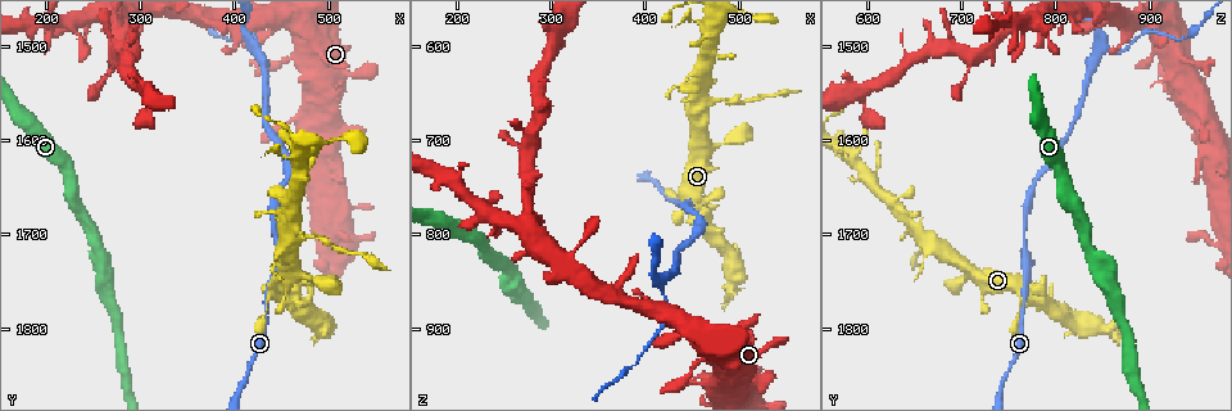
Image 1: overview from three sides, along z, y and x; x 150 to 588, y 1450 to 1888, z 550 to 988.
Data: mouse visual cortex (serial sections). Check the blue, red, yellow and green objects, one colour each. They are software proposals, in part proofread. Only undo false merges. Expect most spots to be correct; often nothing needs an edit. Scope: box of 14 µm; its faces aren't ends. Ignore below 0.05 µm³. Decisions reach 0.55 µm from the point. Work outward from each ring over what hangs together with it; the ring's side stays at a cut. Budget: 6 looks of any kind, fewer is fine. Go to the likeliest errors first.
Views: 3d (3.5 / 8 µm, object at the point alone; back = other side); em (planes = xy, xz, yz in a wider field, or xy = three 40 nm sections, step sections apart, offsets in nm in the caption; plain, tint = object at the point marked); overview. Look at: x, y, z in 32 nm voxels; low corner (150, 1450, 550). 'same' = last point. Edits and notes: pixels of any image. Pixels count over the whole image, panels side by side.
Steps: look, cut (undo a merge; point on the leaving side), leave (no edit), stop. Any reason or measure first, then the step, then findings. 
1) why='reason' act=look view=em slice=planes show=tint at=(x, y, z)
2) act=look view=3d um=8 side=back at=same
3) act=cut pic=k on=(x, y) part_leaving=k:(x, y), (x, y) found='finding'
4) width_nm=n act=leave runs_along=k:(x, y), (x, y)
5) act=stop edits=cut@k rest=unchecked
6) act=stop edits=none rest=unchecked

why='three-way junction' act=look view=3d um=3.5 at=(425, 1500, 850)

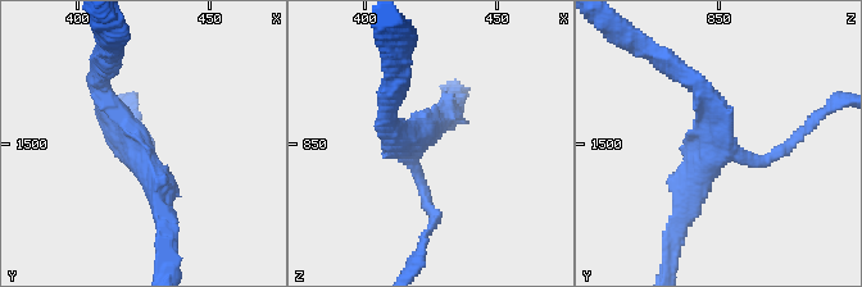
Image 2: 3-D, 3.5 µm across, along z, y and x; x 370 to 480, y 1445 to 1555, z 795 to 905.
act=look view=em slice=xy step=3 show=plain at=(421, 1502, 850)

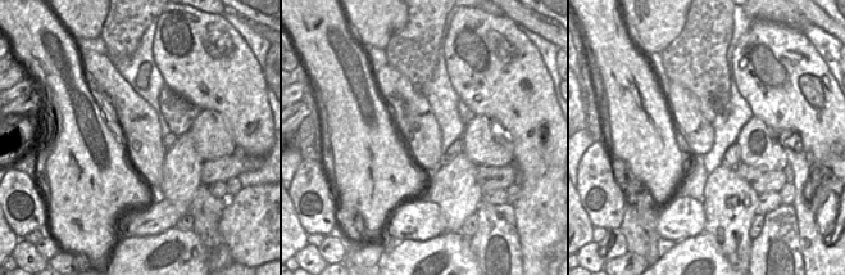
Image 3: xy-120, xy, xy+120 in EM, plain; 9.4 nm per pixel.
why='where the object lies' act=look view=em slice=xy step=3 show=tint at=same

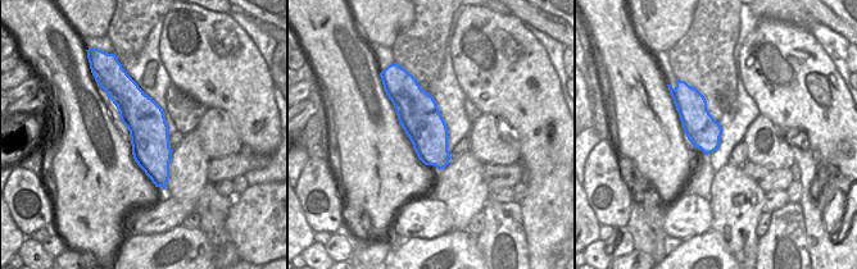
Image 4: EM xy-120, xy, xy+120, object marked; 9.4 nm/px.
act=leave runs_along=4:(131, 83), (162, 183) found='one cell here'

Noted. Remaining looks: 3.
why='sharp bend' act=look view=3d um=3.5 at=(445, 1660, 640)

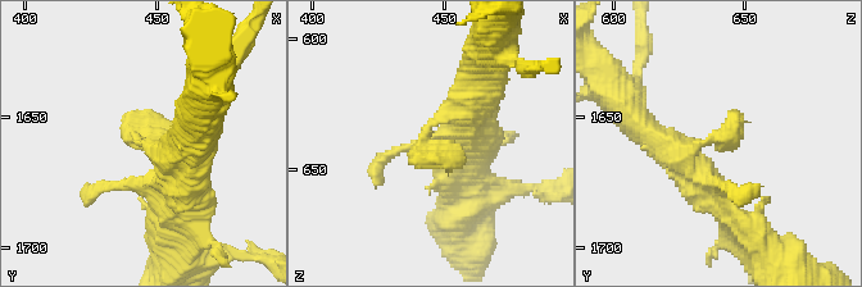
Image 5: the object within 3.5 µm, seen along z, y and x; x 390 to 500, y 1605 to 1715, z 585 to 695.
act=look view=em slice=xy step=2 show=tint at=(442, 1658, 639)

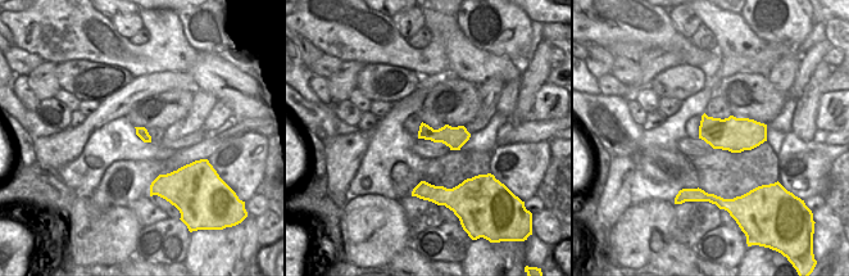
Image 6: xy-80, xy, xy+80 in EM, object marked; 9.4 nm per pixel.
act=leave runs_along=5:(693, 177), (684, 153), (736, 122) found='all the same cell'

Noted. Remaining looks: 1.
act=stop edits=none rest=unchecked

